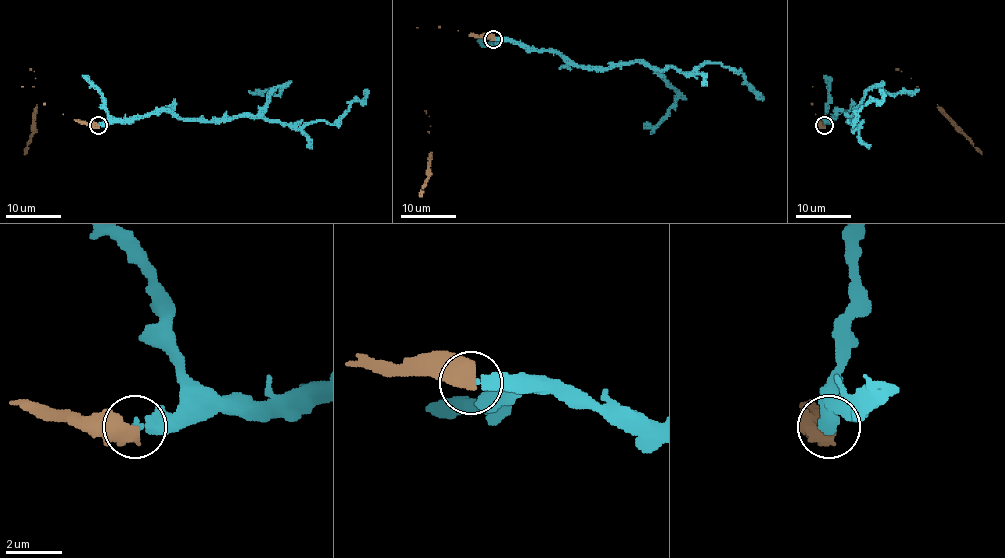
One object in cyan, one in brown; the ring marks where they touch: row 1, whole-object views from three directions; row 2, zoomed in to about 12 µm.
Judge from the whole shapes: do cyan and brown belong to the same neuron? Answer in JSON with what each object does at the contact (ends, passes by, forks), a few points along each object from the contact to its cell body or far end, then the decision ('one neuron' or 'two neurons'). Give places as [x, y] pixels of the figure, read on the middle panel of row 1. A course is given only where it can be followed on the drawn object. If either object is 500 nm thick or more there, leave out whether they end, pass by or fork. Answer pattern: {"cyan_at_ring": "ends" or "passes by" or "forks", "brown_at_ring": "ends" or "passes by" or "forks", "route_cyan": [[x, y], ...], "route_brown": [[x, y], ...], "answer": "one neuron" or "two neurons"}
{"route_cyan": [[494, 38], [555, 51], [585, 66], [642, 62], [660, 70], [686, 72], [721, 63], [739, 70], [761, 94]], "route_brown": [[494, 38], [469, 36], [426, 110], [431, 153], [429, 177], [419, 196]], "answer": "one neuron"}

